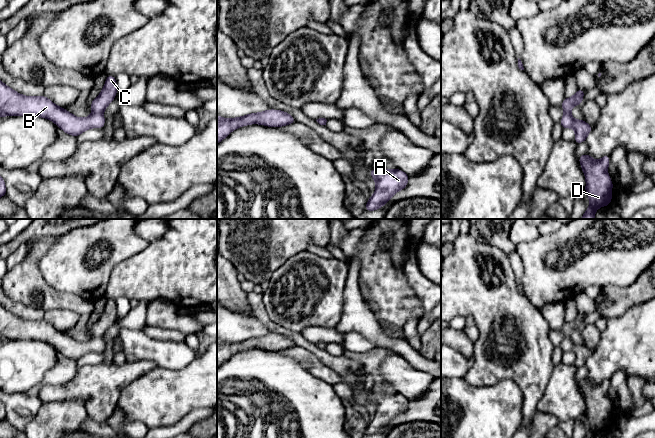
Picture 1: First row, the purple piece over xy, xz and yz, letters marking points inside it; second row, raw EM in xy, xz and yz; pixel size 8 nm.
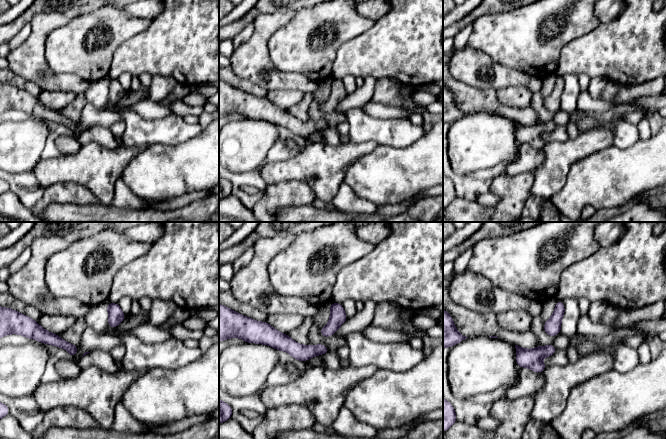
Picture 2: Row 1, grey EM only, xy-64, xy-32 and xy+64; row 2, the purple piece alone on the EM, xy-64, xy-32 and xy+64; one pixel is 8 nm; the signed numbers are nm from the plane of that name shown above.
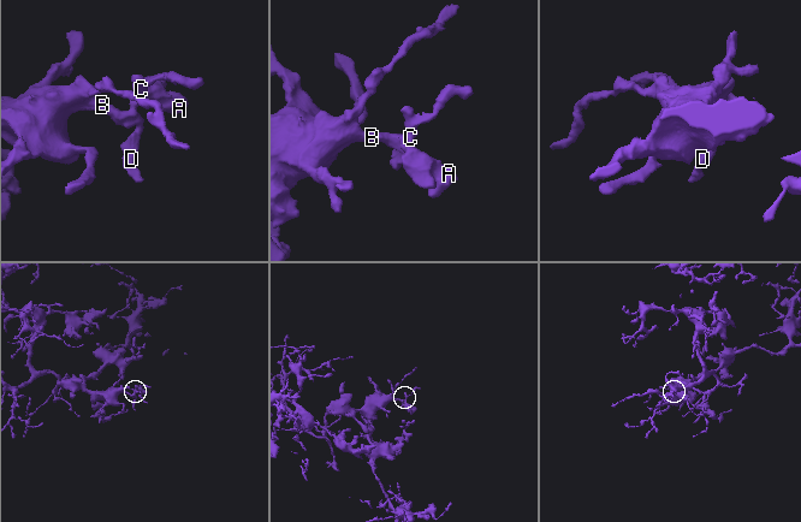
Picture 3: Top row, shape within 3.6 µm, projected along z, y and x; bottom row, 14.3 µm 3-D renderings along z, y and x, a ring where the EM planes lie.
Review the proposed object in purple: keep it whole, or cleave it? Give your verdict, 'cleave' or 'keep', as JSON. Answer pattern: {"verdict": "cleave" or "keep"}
{"verdict": "keep"}

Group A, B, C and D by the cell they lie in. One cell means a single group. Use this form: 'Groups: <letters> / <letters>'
Groups: A B C D

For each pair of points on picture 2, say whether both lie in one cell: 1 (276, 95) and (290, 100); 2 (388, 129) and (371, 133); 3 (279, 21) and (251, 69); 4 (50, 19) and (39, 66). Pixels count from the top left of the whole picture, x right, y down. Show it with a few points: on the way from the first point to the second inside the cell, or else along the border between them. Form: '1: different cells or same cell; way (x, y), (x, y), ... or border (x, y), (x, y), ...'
1: same cell; way (279, 97), (287, 99)
2: same cell; way (384, 131), (375, 131)
3: same cell; way (266, 31), (260, 37), (253, 56)
4: same cell; way (40, 31), (38, 34), (38, 54)

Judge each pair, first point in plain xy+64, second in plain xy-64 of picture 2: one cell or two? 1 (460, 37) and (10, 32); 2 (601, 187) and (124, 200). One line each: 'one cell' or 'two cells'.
1: two cells
2: two cells

